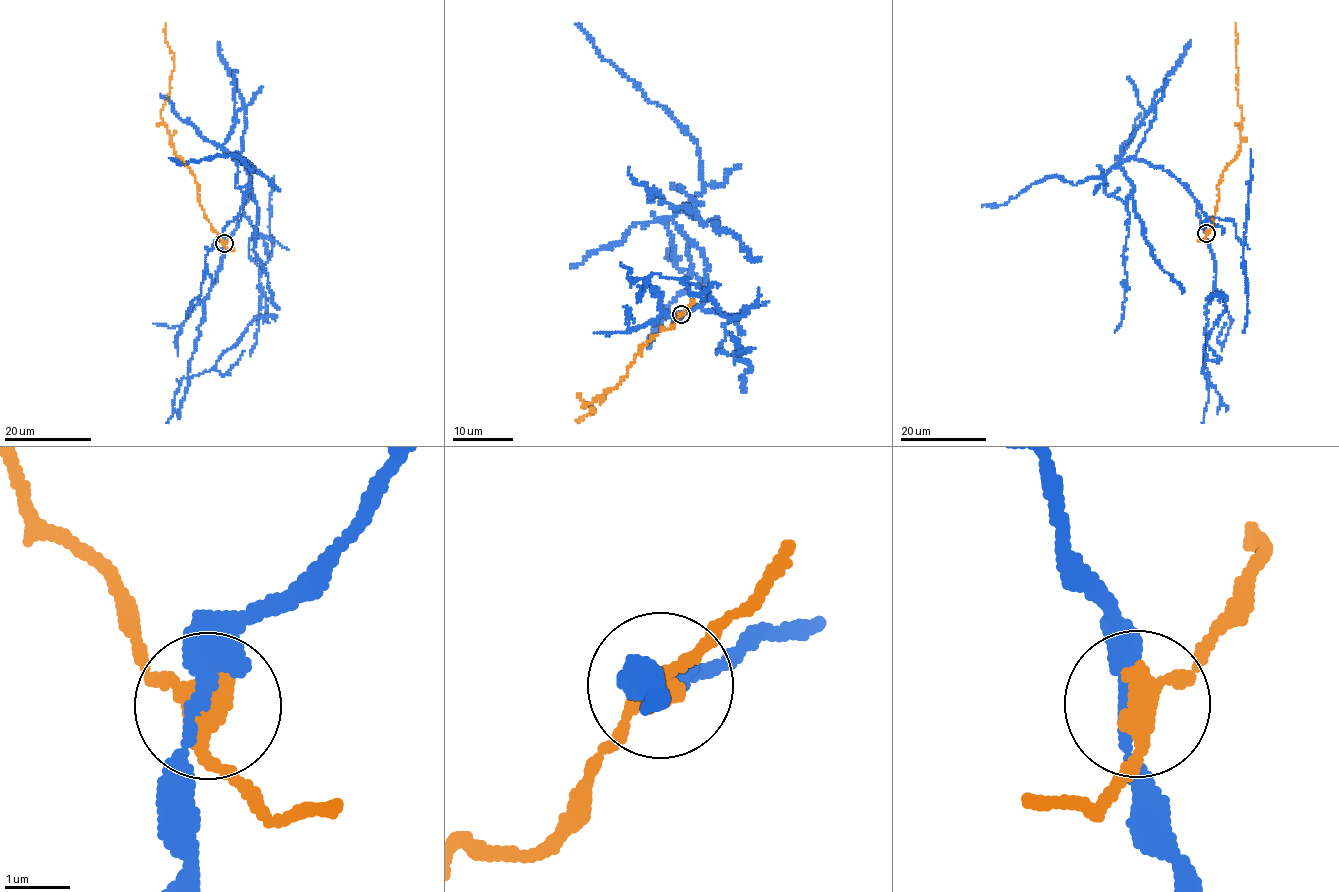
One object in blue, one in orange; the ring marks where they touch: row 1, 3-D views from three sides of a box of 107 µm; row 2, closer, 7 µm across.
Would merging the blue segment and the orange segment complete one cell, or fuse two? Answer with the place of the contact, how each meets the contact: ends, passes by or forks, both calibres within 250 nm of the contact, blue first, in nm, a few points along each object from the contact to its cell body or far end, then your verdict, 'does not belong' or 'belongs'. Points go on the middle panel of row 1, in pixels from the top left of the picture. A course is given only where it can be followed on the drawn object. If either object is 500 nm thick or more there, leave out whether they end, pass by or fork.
at (681, 314); blue passes by; orange passes by; 320 nm thick on the blue side, 360 nm on the other; blue runs (680, 313), (708, 294), (704, 255), (674, 218), (682, 210), (703, 222), (694, 209), (649, 195), (629, 168); orange runs (680, 314), (668, 329), (640, 347), (622, 379), (581, 406), (592, 405), (595, 412), (577, 422); does not belong

